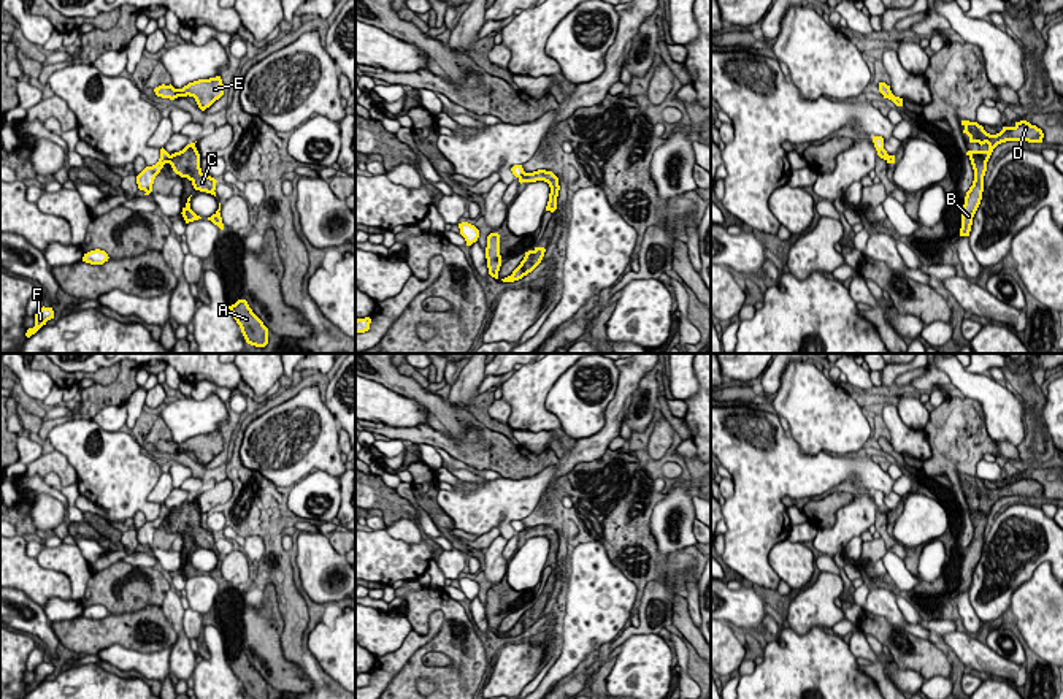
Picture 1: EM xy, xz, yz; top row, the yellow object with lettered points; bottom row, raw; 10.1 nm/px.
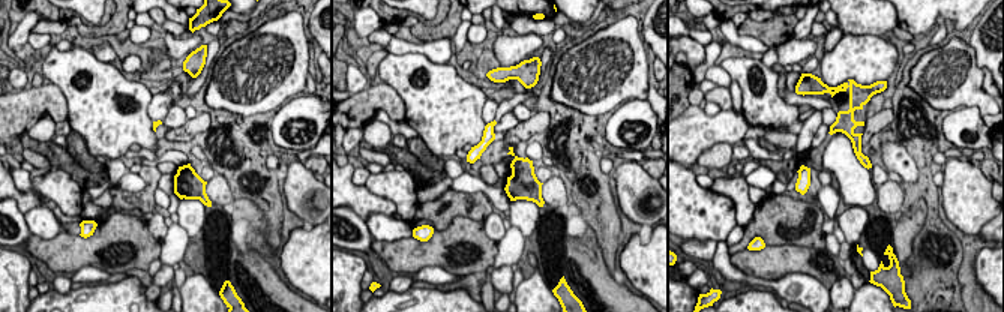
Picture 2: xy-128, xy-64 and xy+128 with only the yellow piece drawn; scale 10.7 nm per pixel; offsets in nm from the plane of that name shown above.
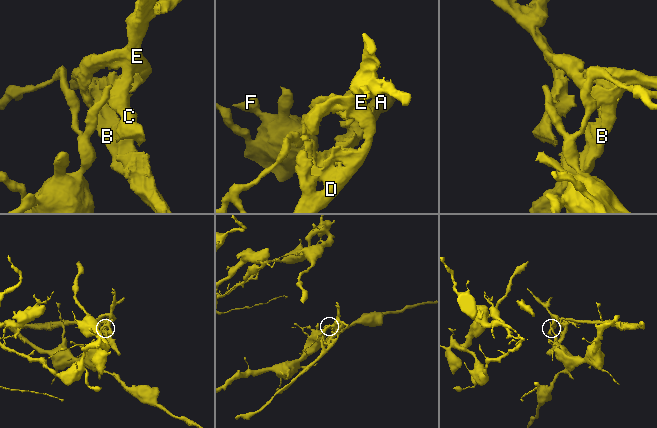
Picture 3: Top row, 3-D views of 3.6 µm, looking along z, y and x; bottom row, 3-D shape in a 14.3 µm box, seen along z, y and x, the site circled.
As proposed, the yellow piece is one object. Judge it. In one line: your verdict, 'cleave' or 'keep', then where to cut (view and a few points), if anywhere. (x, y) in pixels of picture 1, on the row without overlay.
cleave | xy (170, 511), (165, 517)

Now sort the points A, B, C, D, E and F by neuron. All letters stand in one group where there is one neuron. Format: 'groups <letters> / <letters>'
groups A B C D E / F

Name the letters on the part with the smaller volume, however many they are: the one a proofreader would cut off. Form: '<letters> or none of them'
A, B, C, D, E

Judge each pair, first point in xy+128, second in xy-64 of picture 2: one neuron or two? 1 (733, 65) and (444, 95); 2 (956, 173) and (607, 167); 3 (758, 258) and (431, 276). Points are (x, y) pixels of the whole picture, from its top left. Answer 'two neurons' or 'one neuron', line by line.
1: one neuron
2: two neurons
3: two neurons

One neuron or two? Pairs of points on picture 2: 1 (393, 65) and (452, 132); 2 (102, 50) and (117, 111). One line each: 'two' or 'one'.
1: one
2: two

